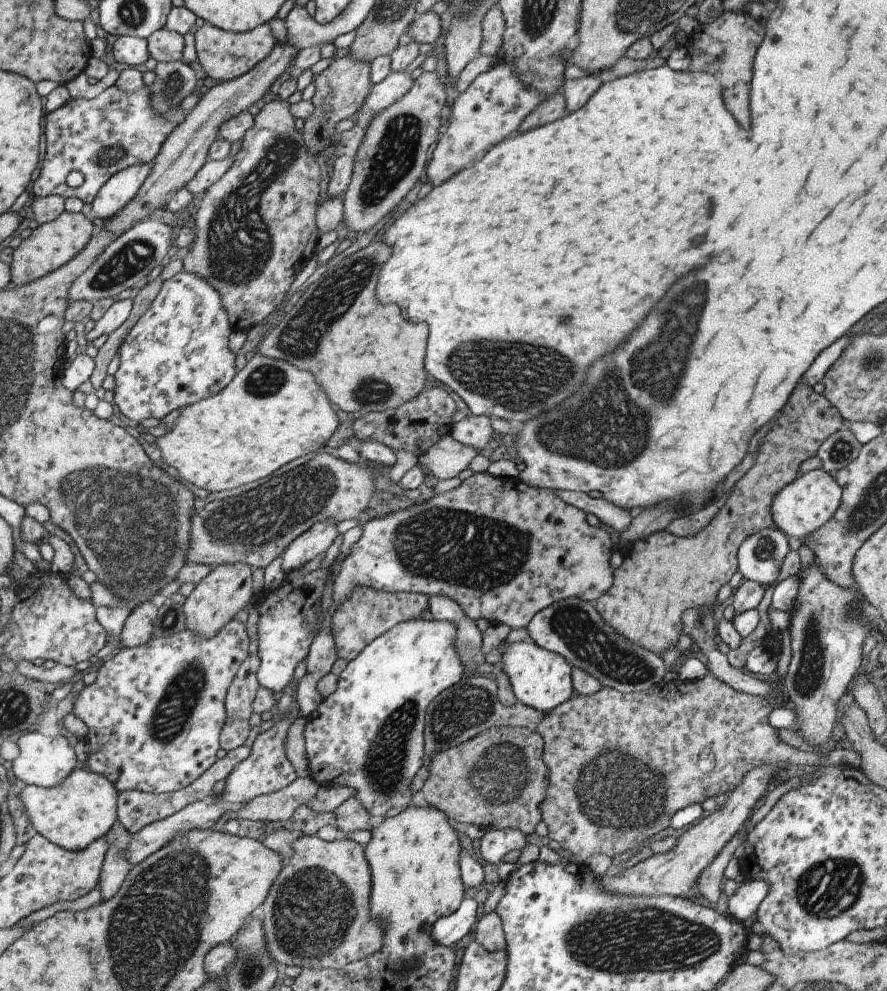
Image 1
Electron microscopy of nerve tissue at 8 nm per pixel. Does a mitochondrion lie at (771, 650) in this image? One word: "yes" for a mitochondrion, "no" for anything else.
no

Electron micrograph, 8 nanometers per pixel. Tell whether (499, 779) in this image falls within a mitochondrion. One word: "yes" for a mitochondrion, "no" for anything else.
yes

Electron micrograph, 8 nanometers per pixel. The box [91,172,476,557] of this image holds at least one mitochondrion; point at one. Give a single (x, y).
(263, 517)

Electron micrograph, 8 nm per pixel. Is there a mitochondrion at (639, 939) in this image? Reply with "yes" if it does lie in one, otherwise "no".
yes

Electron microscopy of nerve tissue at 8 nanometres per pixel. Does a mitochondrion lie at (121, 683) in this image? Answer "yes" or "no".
no

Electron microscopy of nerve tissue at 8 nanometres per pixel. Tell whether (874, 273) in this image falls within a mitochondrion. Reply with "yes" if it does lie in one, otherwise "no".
no

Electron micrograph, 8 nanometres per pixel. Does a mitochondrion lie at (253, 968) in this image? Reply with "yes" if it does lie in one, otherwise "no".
yes

